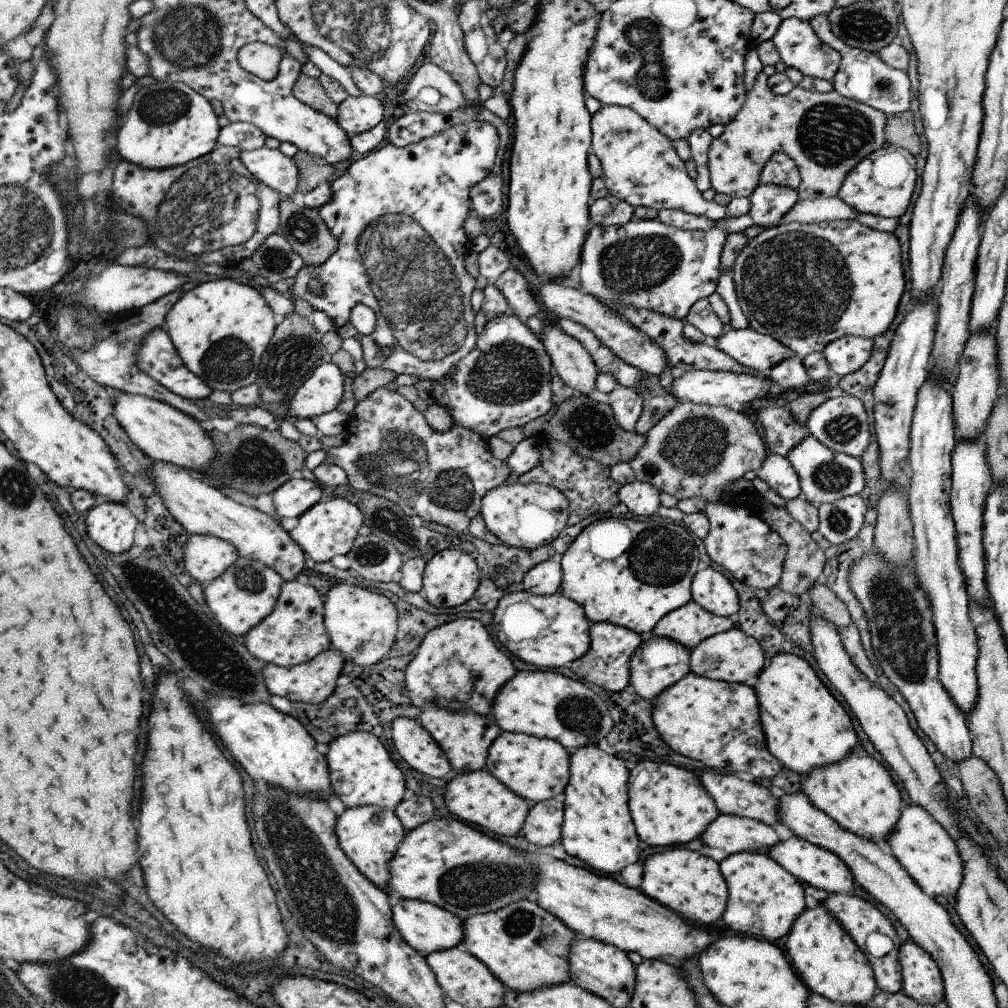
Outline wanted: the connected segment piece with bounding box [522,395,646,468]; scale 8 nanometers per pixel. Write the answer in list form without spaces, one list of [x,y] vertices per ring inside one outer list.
[[[584,395],[555,401],[546,415],[528,422],[522,430],[526,437],[533,437],[539,433],[548,434],[558,442],[568,444],[580,456],[592,458],[610,468],[618,463],[630,463],[638,454],[638,450],[646,444],[646,437],[642,434],[629,432],[618,426],[609,404],[595,402]]]

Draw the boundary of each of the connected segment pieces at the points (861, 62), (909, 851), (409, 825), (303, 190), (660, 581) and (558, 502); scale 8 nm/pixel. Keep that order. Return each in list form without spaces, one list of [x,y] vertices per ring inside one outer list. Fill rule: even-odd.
[[[820,14],[810,20],[814,33],[831,48],[834,48],[841,56],[841,64],[836,77],[831,81],[834,91],[845,98],[854,100],[880,110],[887,117],[892,117],[902,112],[909,111],[912,106],[912,91],[910,80],[905,70],[891,68],[880,60],[880,56],[874,52],[856,49],[847,46],[839,40],[830,28],[827,16]]]
[[[905,805],[902,816],[898,824],[894,826],[894,832],[890,834],[886,846],[922,889],[922,892],[932,898],[944,896],[944,898],[954,900],[962,884],[964,860],[960,858],[956,842],[950,838],[944,826],[938,824],[922,806]]]
[[[417,792],[410,800],[402,799],[402,802],[397,804],[394,812],[407,832],[432,820],[438,810],[434,808],[430,797],[425,797]]]
[[[299,151],[292,158],[298,167],[298,187],[296,194],[305,195],[312,192],[318,184],[328,181],[334,172],[334,166],[324,161],[320,156]]]
[[[599,517],[559,557],[563,574],[560,592],[582,605],[592,625],[614,623],[648,637],[663,616],[692,601],[691,583],[702,566],[693,534],[676,525]]]
[[[541,483],[510,486],[504,484],[490,490],[481,502],[481,518],[488,530],[502,543],[532,550],[547,545],[562,532],[569,518],[569,504],[558,488]]]

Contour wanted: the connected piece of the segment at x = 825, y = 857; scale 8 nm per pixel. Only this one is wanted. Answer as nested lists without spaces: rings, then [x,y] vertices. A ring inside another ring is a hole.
[[[793,835],[790,839],[782,840],[776,846],[772,846],[769,855],[772,860],[780,864],[786,872],[795,876],[804,886],[814,886],[814,888],[826,890],[828,893],[852,893],[855,880],[848,865],[825,848],[810,844],[810,842]]]

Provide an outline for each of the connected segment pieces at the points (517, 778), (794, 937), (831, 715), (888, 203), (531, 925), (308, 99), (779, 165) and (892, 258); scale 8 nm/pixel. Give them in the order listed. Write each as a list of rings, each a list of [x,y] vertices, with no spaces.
[[[501,731],[490,745],[485,769],[514,794],[535,805],[565,791],[569,781],[569,758],[570,753],[557,740]]]
[[[819,904],[808,908],[794,920],[792,930],[781,946],[799,978],[812,993],[820,994],[838,1004],[867,1007],[878,989],[874,970],[864,952],[834,916]]]
[[[776,654],[765,662],[764,670],[753,686],[760,704],[760,720],[770,754],[801,777],[810,774],[814,768],[840,762],[860,746],[846,710],[804,658],[794,654]]]
[[[886,144],[846,174],[837,196],[858,213],[898,219],[910,207],[919,178],[916,174],[917,162],[918,157],[908,150]]]
[[[520,900],[493,913],[468,917],[463,922],[463,931],[461,947],[481,960],[508,990],[529,994],[530,991],[561,985],[571,980],[569,954],[572,943],[577,938],[576,932],[535,901]]]
[[[306,74],[299,75],[294,84],[293,94],[297,100],[309,105],[310,109],[316,109],[317,112],[324,113],[333,119],[338,116],[338,105],[328,96],[324,86],[316,78],[306,76]]]
[[[776,152],[766,162],[760,176],[762,184],[776,184],[776,186],[792,188],[792,190],[797,190],[800,180],[799,170],[796,168],[794,160],[785,156],[782,152]]]
[[[836,220],[834,222],[824,222],[822,224],[799,224],[798,222],[788,222],[775,227],[767,228],[760,232],[754,239],[749,240],[746,247],[740,252],[733,267],[733,278],[736,284],[738,303],[750,324],[750,327],[759,334],[772,336],[780,344],[794,352],[801,360],[811,353],[823,351],[834,340],[842,336],[858,336],[858,338],[868,338],[873,340],[888,332],[892,324],[897,308],[901,301],[904,290],[906,290],[906,280],[902,269],[902,252],[900,242],[893,233],[876,231],[863,226],[858,220]]]

